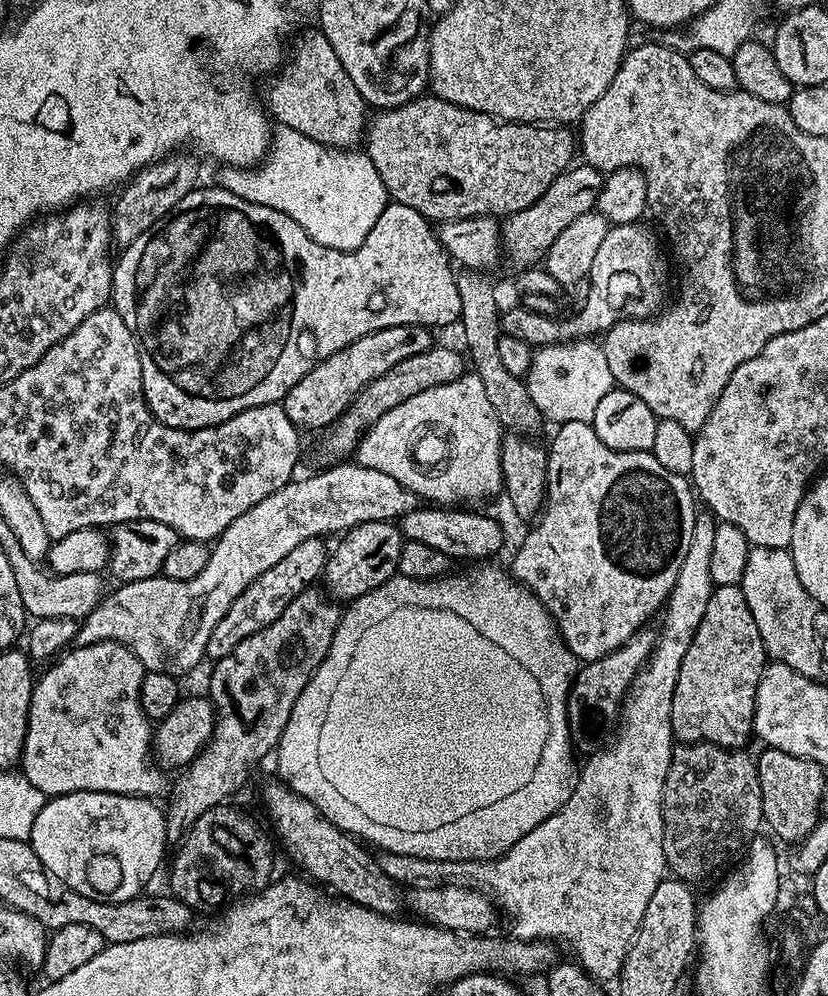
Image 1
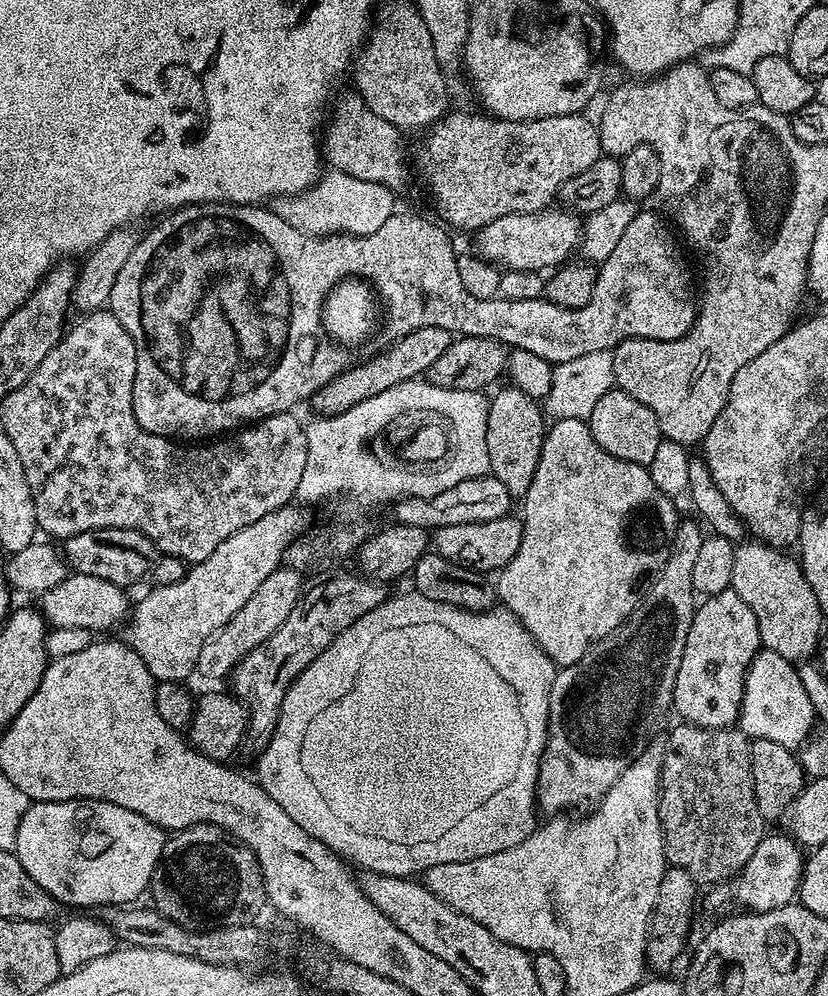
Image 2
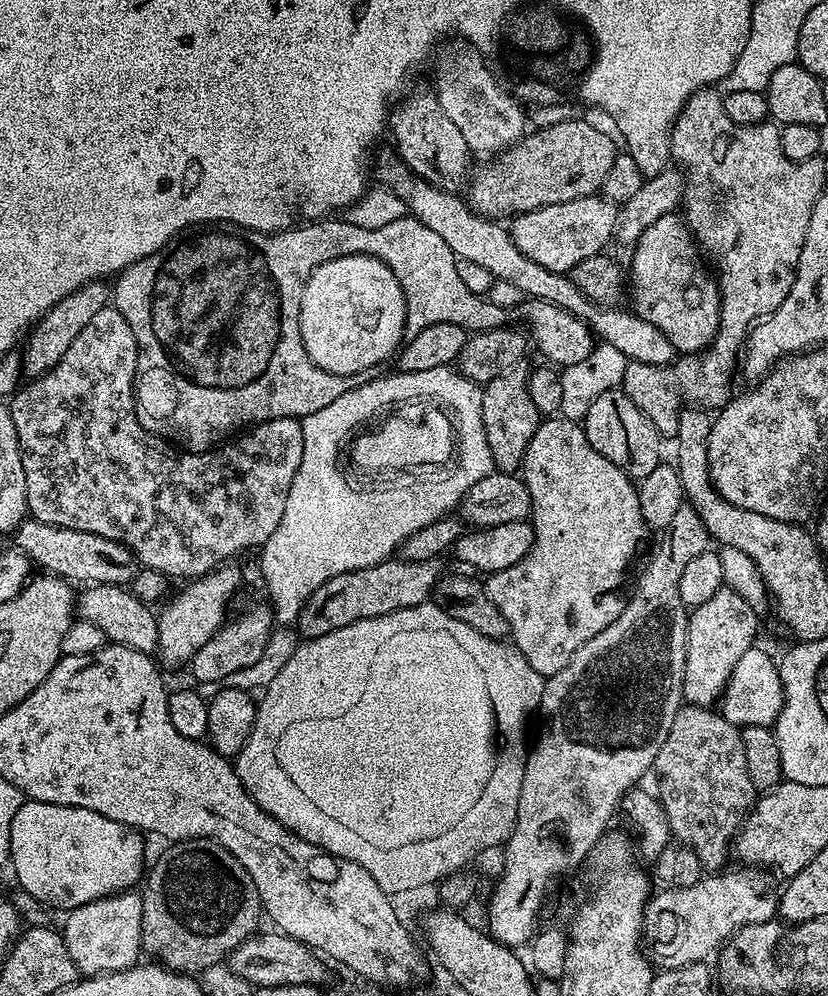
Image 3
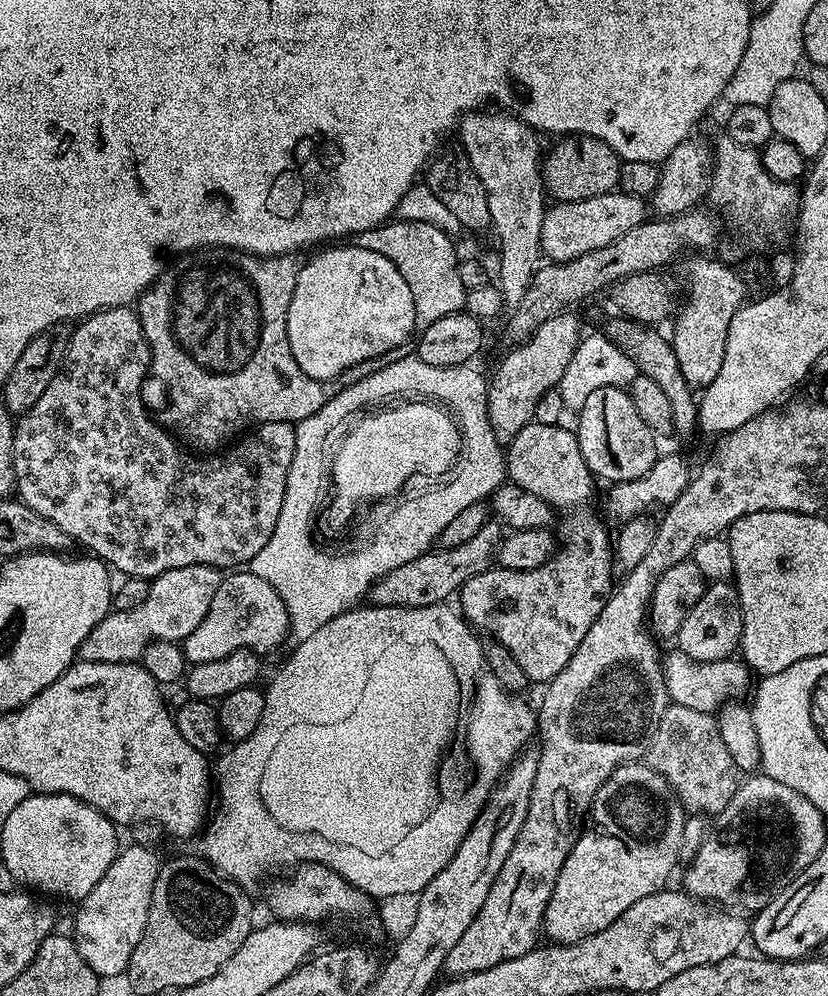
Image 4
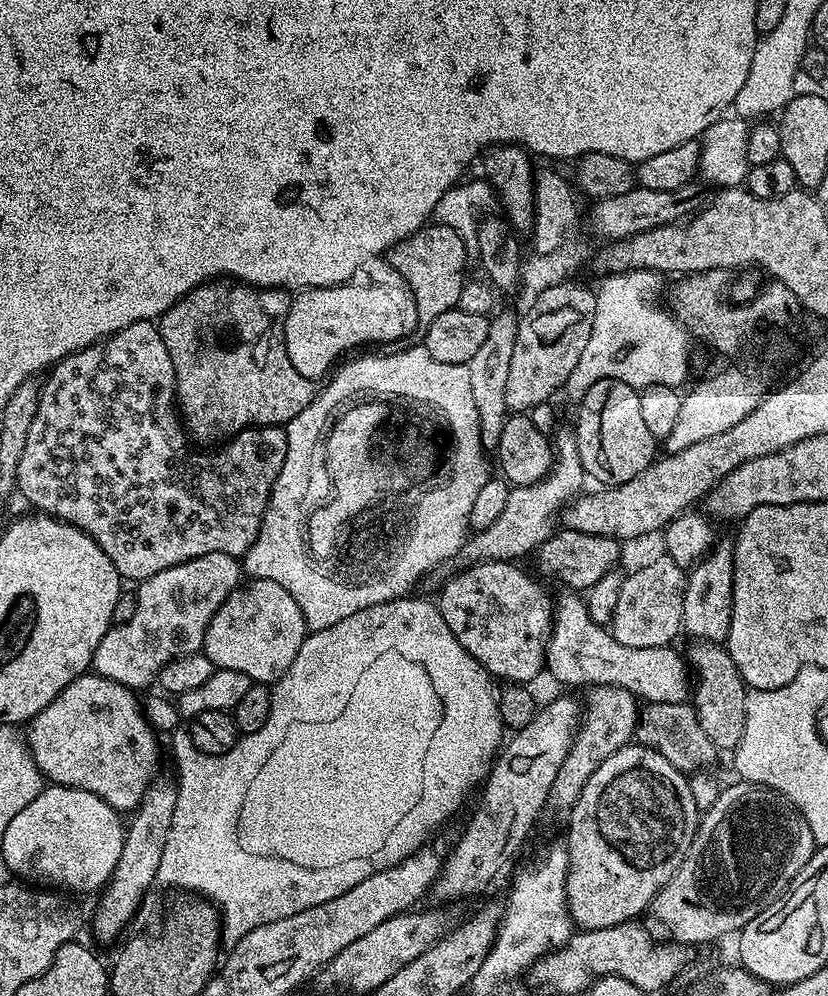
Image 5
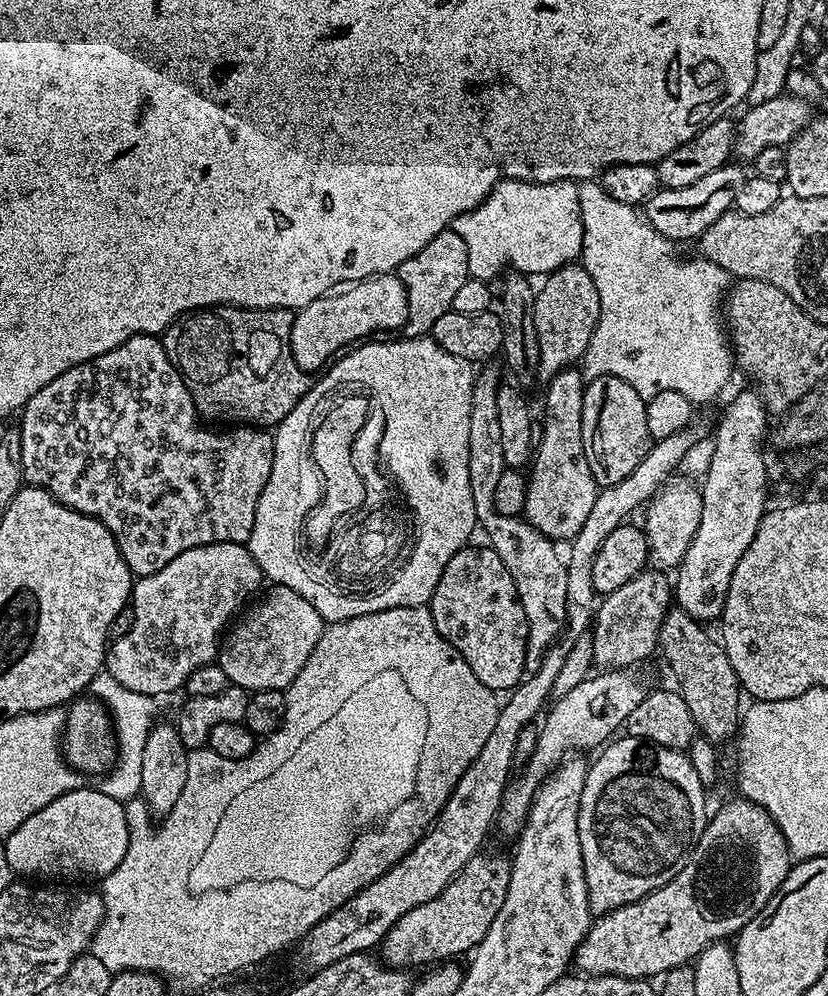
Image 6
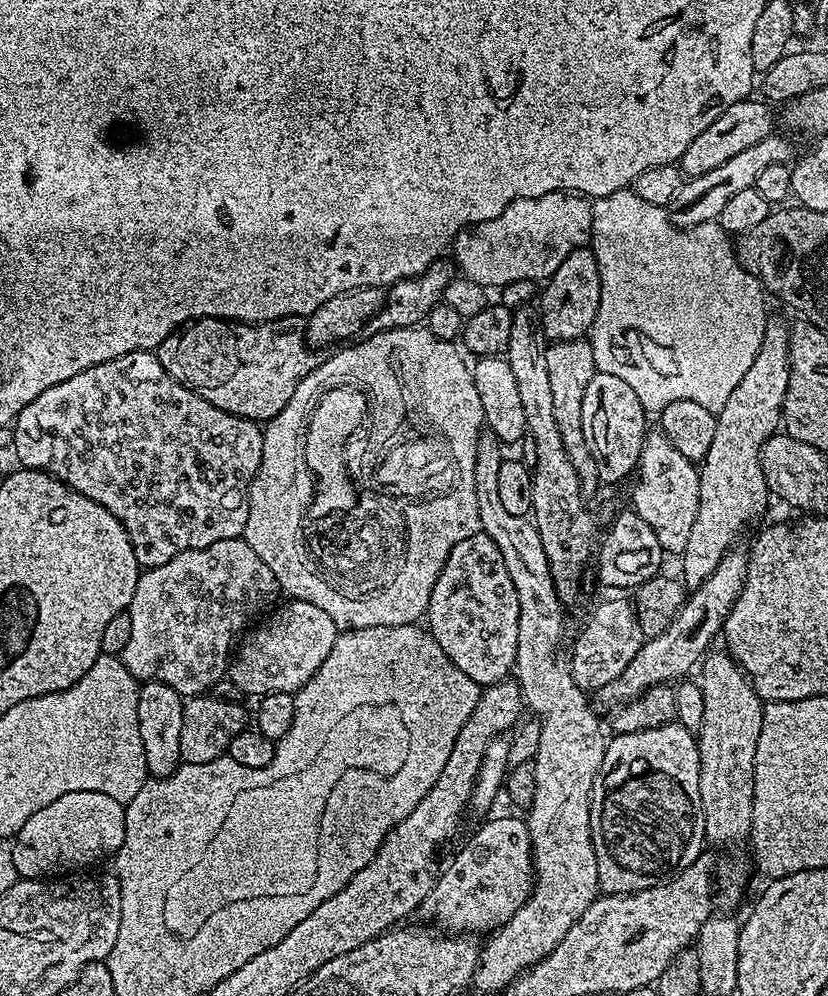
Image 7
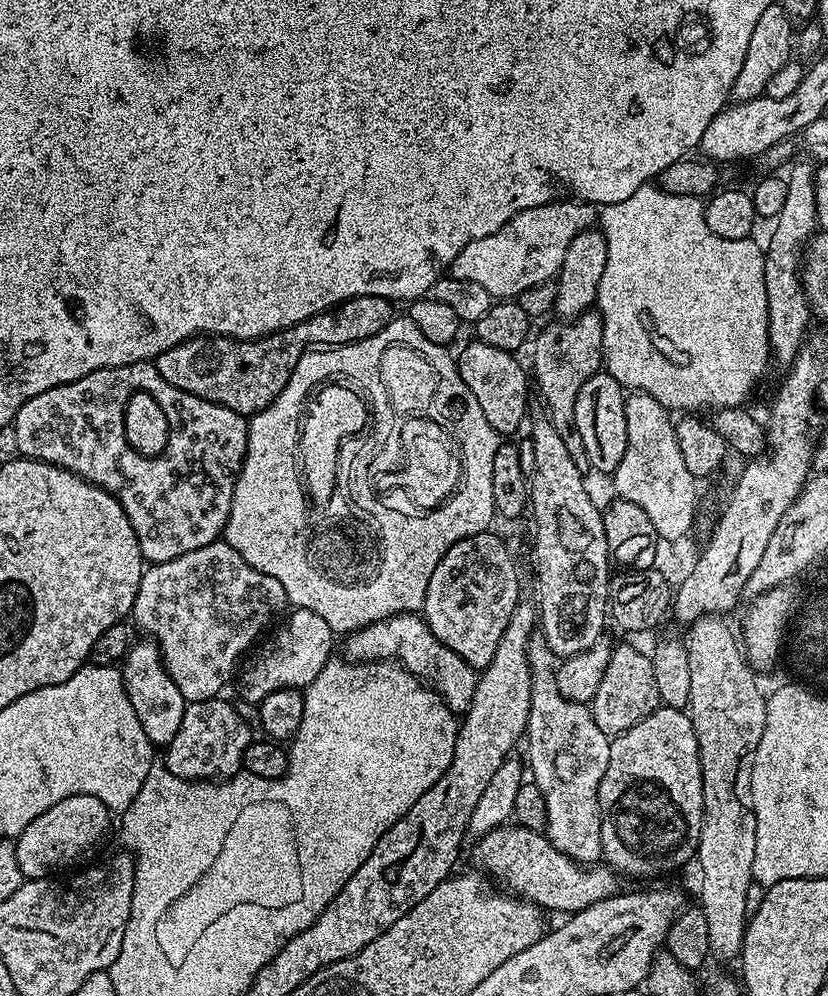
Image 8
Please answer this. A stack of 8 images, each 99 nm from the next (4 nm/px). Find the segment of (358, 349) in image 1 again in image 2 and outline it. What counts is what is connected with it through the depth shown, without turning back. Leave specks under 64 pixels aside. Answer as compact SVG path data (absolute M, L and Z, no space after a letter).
M426 326L393 339L392 348L354 365L353 368L345 367L330 382L326 382L326 386L312 395L310 405L321 417L337 416L350 410L350 406L358 402L366 402L366 398L374 398L374 394L382 394L382 390L390 390L390 386L423 377L430 366L434 366L434 361L446 351L446 346L452 344L453 339L453 333L442 330L442 326Z

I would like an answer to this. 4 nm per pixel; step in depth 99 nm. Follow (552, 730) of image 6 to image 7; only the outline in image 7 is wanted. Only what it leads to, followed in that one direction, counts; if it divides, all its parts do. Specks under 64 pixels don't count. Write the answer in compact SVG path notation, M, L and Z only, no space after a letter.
M733 548L727 552L710 578L702 582L702 586L691 589L682 610L670 622L668 631L660 632L657 636L648 636L638 654L634 654L630 666L626 666L626 670L622 670L622 674L618 674L614 682L599 688L598 696L612 704L611 706L619 706L635 696L640 696L648 688L668 686L687 677L687 672L692 667L693 671L713 647L714 636L721 633L725 618L744 585L747 569L748 553L745 549Z

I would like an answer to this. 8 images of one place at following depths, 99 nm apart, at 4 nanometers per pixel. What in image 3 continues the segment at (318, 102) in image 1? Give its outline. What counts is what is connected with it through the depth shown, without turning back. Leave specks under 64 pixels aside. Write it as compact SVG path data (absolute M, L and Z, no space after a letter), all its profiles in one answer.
M392 156L386 157L380 164L379 183L387 191L402 198L412 219L422 222L422 226L430 226L430 230L434 230L434 234L438 234L438 238L442 238L446 246L450 246L456 259L478 262L495 279L514 282L514 286L518 286L518 290L522 290L525 297L545 300L574 314L582 323L587 324L603 343L614 346L614 350L622 350L622 354L629 360L671 364L677 359L675 346L670 342L670 338L666 338L666 334L662 334L662 330L658 330L658 326L650 326L648 320L643 320L630 310L623 312L620 306L597 304L580 292L568 274L546 270L546 266L530 262L530 258L526 258L526 254L522 254L522 250L514 246L512 233L505 225L504 228L500 225L503 223L477 215L461 197L459 200L459 195L435 188L430 182L412 173L403 160Z

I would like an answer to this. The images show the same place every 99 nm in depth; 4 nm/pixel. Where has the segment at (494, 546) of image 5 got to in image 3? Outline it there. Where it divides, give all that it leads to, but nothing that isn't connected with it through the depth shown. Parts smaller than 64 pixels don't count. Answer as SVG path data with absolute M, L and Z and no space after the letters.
M389 558L381 564L366 566L346 574L332 576L318 586L305 600L295 627L300 628L301 637L311 638L329 634L332 630L347 626L359 619L376 618L391 611L406 610L423 604L435 593L442 569L436 560L414 562L403 558Z

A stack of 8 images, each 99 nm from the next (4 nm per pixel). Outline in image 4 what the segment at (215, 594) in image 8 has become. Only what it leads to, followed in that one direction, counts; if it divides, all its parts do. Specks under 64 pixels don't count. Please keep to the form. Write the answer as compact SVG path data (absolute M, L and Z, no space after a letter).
M195 564L194 566L182 566L178 570L166 570L151 581L146 594L146 602L142 602L142 606L134 606L134 610L129 612L113 610L108 613L106 618L102 618L102 622L98 622L98 626L94 626L94 630L90 630L90 634L86 634L86 642L82 642L78 653L79 659L86 662L126 662L131 664L143 657L148 645L154 640L184 641L188 635L199 628L199 623L210 610L210 602L213 601L214 594L217 593L221 577L221 569L211 568L209 564Z

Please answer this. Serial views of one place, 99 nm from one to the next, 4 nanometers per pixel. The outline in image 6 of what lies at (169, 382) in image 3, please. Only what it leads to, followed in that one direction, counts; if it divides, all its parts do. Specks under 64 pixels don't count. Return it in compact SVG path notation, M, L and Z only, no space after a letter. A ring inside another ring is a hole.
M454 230L439 232L430 242L426 242L426 246L422 246L422 250L418 250L418 254L402 262L398 275L409 302L409 316L402 327L403 335L427 336L431 333L434 322L438 322L442 314L452 311L452 303L462 282L470 278L466 242L462 242L462 238L458 238ZM217 306L215 308L202 308L194 312L187 313L175 320L173 324L162 333L164 349L170 358L170 362L180 372L180 376L186 382L186 386L192 395L192 401L196 407L197 413L205 421L225 420L228 426L259 426L261 429L268 430L273 426L281 424L298 406L300 399L308 393L310 387L309 373L304 372L294 362L294 354L291 352L291 324L293 320L293 309L290 308L234 308L231 306Z

